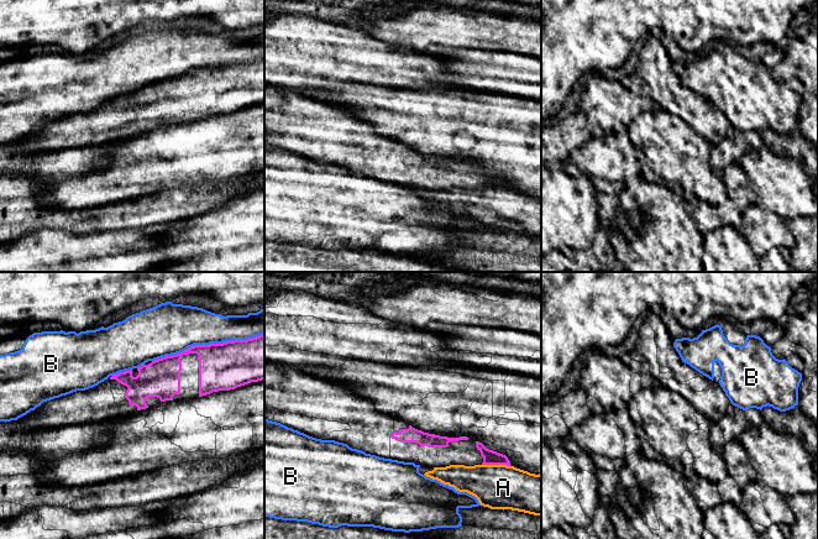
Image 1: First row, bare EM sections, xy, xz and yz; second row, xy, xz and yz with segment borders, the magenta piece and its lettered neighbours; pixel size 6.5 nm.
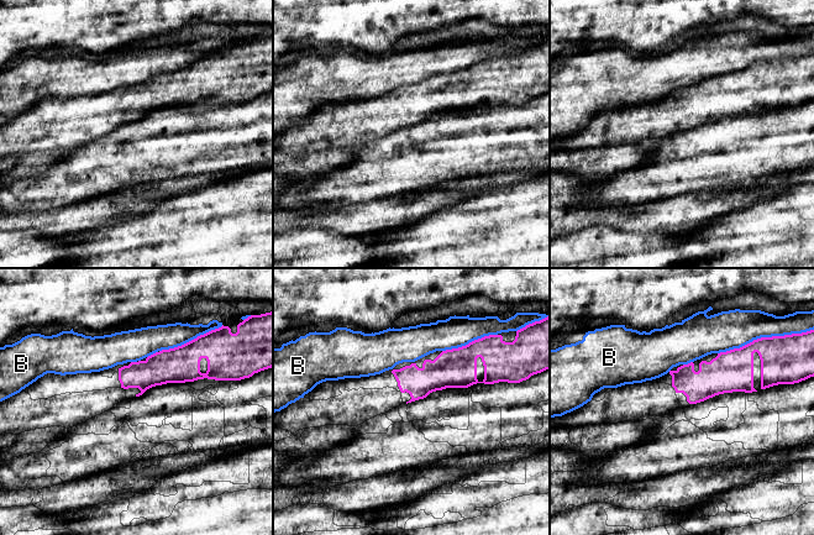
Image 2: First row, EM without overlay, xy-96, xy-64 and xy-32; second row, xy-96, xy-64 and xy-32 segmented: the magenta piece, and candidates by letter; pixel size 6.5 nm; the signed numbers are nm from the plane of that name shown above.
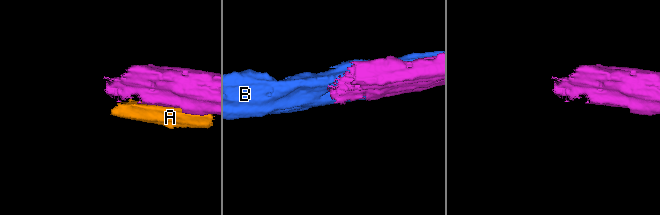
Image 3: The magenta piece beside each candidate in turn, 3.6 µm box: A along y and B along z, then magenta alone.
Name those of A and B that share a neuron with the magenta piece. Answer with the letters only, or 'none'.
none

